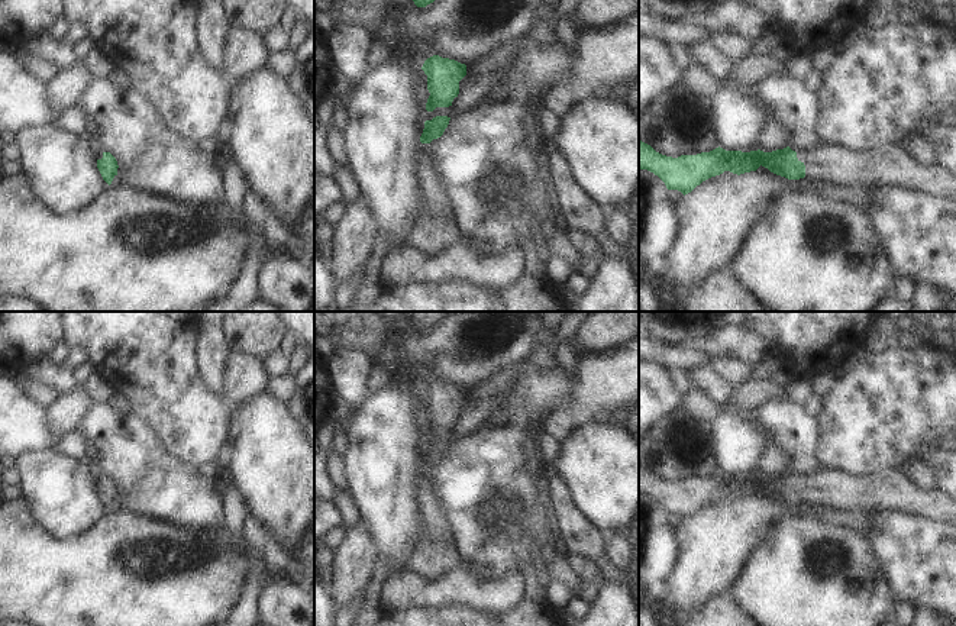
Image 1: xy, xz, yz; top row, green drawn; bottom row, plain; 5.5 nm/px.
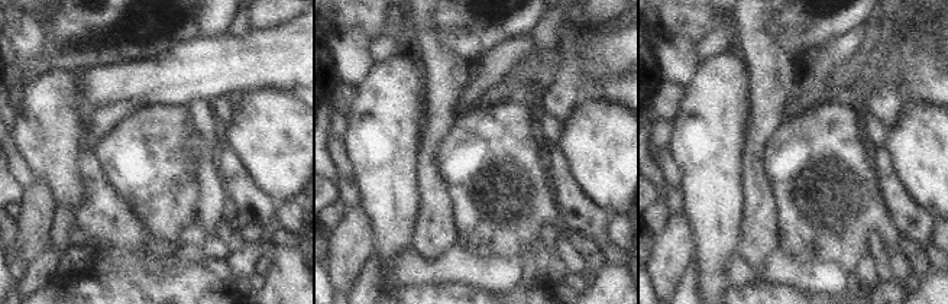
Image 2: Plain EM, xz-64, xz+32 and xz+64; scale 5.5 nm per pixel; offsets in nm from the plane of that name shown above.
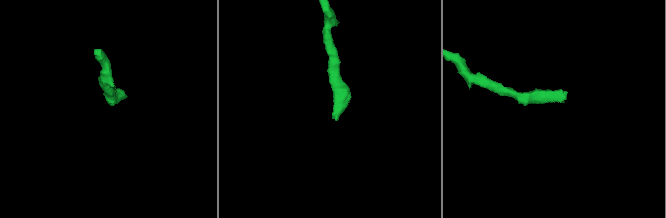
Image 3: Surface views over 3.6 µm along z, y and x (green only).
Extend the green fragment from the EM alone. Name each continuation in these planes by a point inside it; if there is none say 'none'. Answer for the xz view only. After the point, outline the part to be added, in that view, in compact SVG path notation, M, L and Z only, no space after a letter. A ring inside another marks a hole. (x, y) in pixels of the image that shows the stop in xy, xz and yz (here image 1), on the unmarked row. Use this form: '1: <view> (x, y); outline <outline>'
1: xz (441, 557); outline M427 468L417 478L417 507L427 527L429 545L419 545L406 559L404 567L429 580L461 567L461 558L450 533L450 525L433 496Z

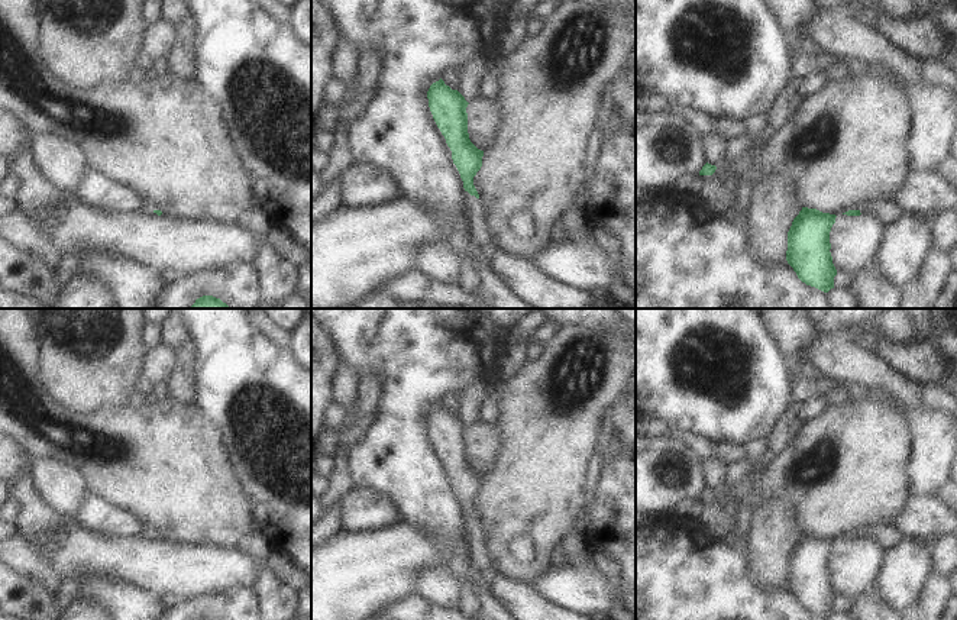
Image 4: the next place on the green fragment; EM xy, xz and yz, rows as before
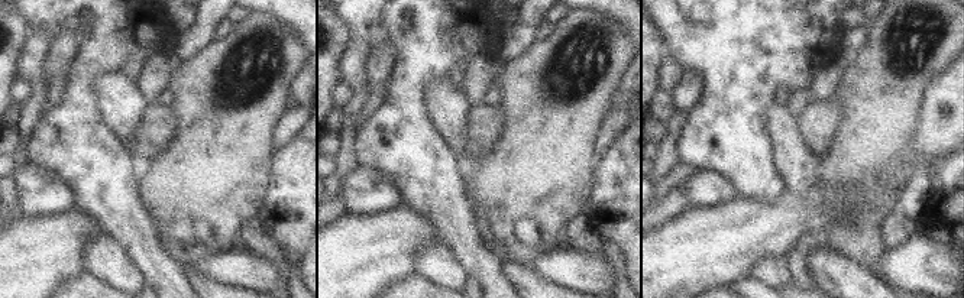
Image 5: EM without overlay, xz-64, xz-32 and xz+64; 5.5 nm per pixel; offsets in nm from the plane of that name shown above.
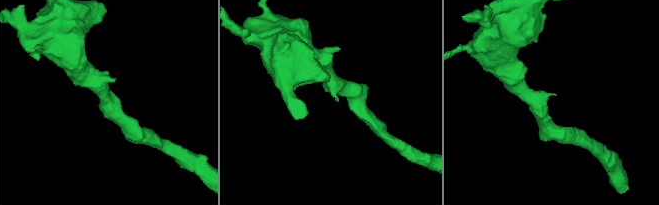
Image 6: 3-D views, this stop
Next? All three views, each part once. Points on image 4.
1: xz (479, 555); outline M465 516L468 545L471 549L471 565L476 574L491 572L491 555L486 537L479 523Z

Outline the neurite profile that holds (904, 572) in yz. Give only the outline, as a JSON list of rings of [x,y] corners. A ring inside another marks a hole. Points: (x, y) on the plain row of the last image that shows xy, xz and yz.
[[[906,537],[896,548],[886,549],[876,577],[876,591],[886,604],[905,613],[924,588],[932,568],[931,546]]]

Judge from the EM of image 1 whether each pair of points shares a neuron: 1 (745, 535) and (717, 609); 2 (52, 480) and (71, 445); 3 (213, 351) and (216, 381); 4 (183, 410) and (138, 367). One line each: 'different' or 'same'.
1: different
2: different
3: same
4: same

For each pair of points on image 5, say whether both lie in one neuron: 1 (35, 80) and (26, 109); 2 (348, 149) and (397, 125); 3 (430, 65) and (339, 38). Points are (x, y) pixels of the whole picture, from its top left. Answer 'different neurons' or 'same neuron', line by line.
1: same neuron
2: different neurons
3: different neurons

